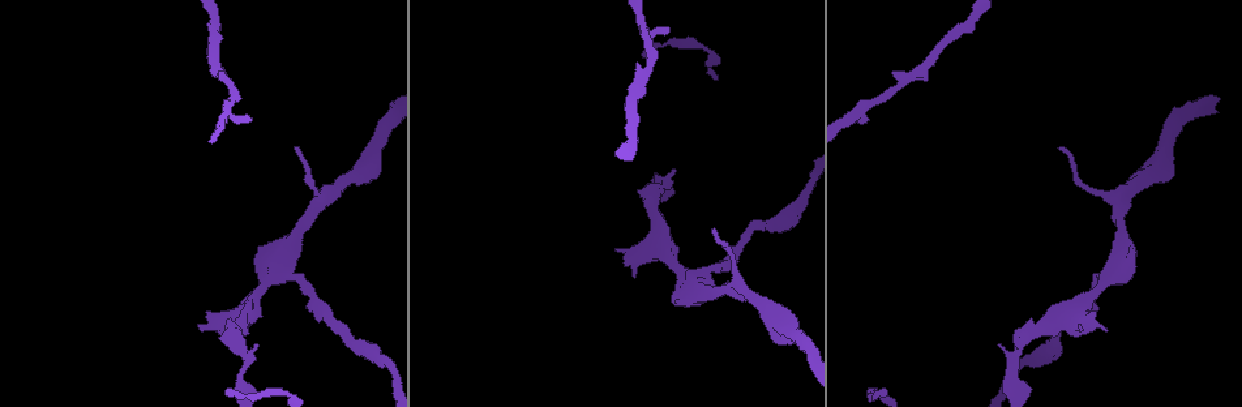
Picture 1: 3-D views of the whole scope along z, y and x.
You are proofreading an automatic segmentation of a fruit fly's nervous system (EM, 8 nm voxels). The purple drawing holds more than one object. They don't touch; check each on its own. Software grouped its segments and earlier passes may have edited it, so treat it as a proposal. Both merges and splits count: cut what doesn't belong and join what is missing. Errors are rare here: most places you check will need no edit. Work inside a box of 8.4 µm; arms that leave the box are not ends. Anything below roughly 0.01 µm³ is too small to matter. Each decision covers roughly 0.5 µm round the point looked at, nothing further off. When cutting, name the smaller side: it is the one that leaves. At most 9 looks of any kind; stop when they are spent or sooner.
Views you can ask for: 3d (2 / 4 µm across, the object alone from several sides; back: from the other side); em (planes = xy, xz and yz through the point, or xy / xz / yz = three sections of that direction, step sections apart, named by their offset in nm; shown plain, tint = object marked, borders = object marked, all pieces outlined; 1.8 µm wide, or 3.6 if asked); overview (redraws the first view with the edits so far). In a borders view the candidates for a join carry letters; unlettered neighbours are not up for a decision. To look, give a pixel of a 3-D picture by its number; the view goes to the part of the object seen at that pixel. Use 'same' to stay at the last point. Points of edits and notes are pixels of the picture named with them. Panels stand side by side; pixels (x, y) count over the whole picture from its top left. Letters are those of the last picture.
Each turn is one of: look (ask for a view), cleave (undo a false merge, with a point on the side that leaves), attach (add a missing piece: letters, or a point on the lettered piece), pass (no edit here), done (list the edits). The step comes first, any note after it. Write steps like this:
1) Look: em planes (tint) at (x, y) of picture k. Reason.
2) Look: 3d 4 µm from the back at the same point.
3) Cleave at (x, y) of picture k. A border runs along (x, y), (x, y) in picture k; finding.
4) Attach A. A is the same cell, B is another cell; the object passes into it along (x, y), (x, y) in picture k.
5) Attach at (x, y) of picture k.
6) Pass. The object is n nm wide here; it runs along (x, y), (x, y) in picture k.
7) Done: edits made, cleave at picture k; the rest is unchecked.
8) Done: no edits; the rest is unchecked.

Look: 3d 4 µm at (1121, 211) of picture 1. Arms part here.

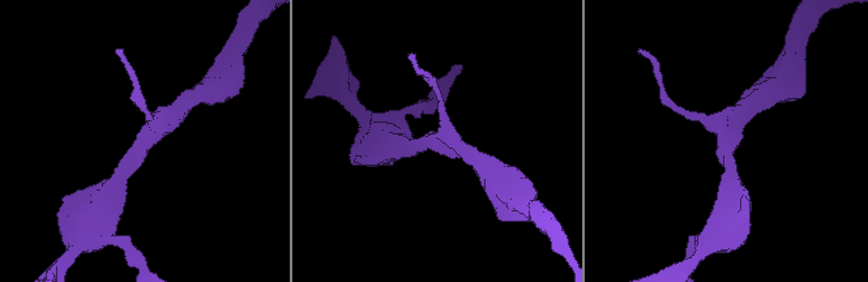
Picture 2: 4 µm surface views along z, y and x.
Look: em xy step 4 (borders) at (438, 144) of picture 2. 3 arms meet here; need the tissue.

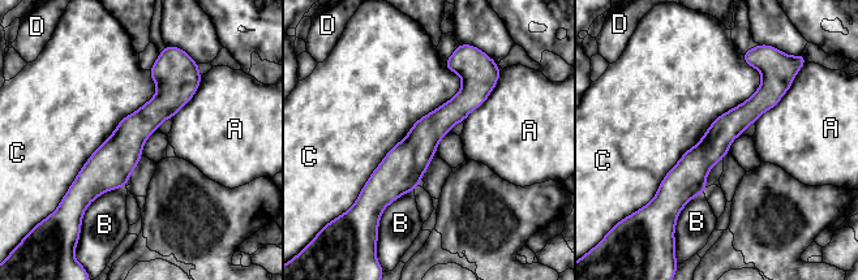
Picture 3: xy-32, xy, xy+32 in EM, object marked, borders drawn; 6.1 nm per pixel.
Look: em yz step 8 (borders) at the same point. Cut it another way.

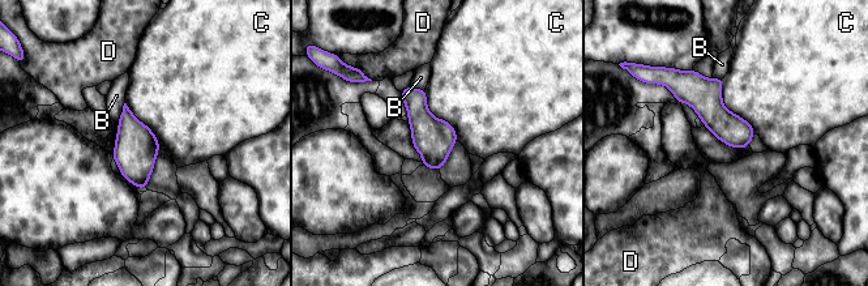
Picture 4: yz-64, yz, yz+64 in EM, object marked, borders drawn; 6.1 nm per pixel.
Pass. The object is 190 nm wide here; B, C and D are other cells; a border runs along (723, 77), (722, 103), (756, 133) in picture 4; all the same neuron.

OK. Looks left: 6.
Look: em xy step 4 (tint) at (1107, 328) of picture 1. An open end.

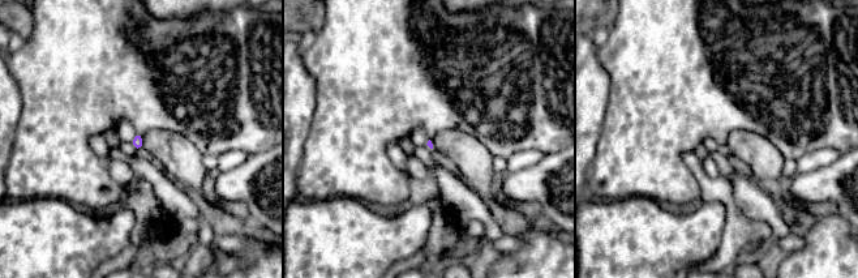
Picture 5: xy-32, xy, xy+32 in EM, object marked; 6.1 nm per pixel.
Look: em planes (borders) at the same point. Another direction.

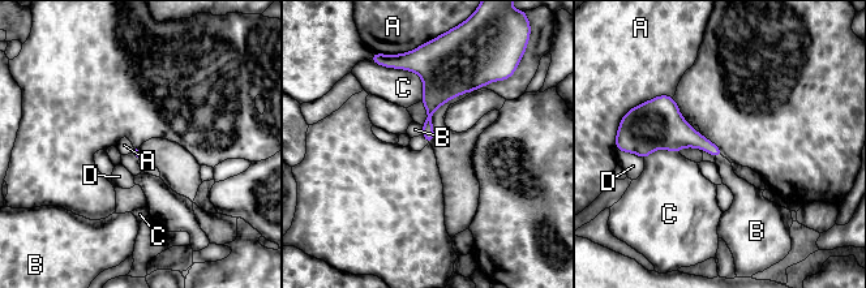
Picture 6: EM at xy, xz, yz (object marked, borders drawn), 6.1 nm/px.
Pass. A, B, C and D are other cells; none of them fits.

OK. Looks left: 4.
Look: em 3.6 µm planes (borders) at (1061, 149) of picture 1.

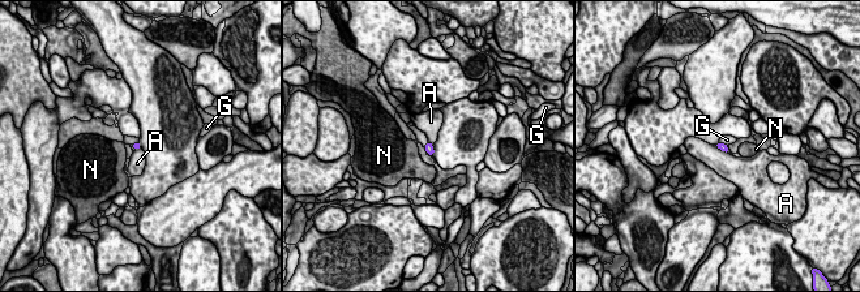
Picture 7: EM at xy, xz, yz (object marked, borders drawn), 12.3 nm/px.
Pass. The object is 90 nm wide here; A, G and N are other cells; a border runs along (721, 149), (727, 153) in picture 7; no lettered piece goes on from it.

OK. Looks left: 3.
Look: 3d 4 µm at (862, 118) of picture 1. An open end.

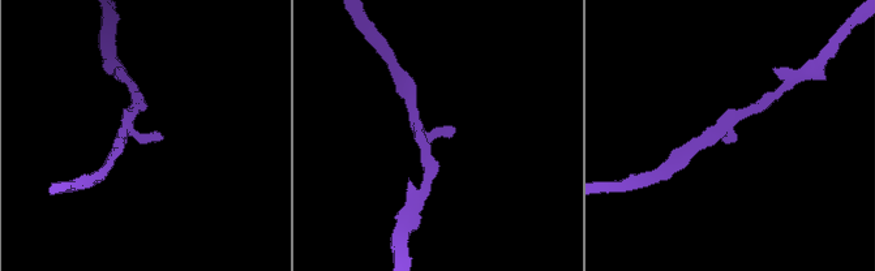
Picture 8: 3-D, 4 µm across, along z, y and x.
Look: em yz step 8 (tint) at (453, 127) of picture 8. Need the tissue.

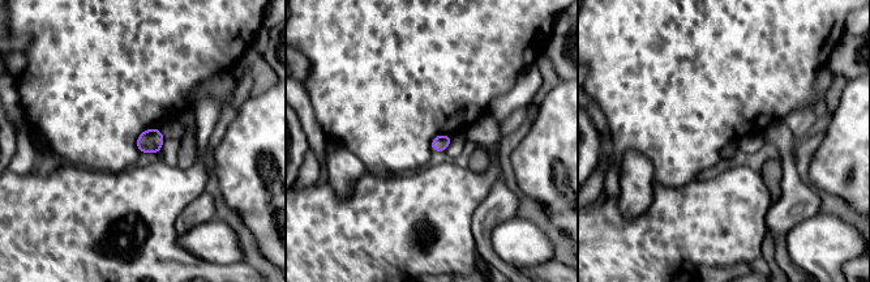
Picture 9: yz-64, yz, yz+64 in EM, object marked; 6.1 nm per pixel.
Look: em planes (borders) at the same point.

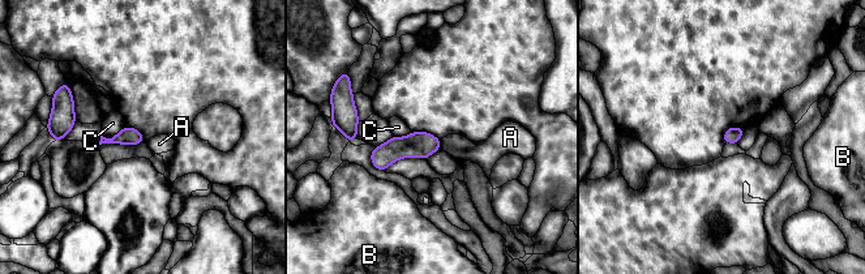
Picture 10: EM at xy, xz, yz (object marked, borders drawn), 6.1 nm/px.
Pass. A, B and C are other cells; a border runs along (441, 140), (439, 148) in picture 10; no lettered piece goes on from it.

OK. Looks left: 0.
Done: no edits; the rest is unchecked.

